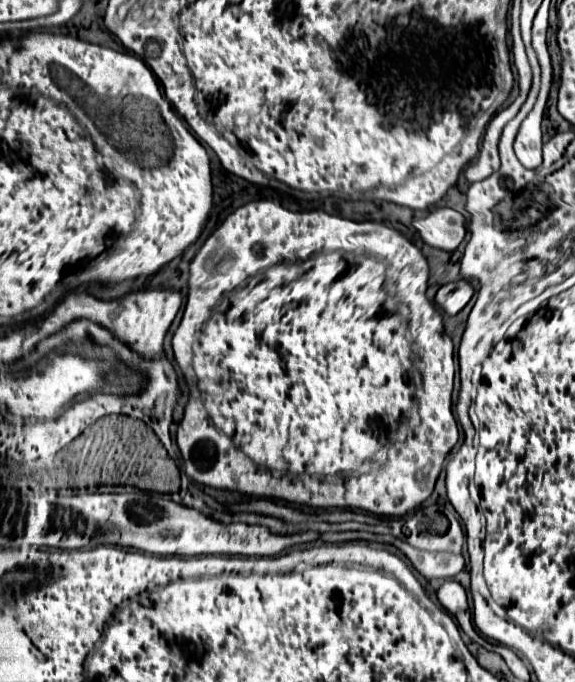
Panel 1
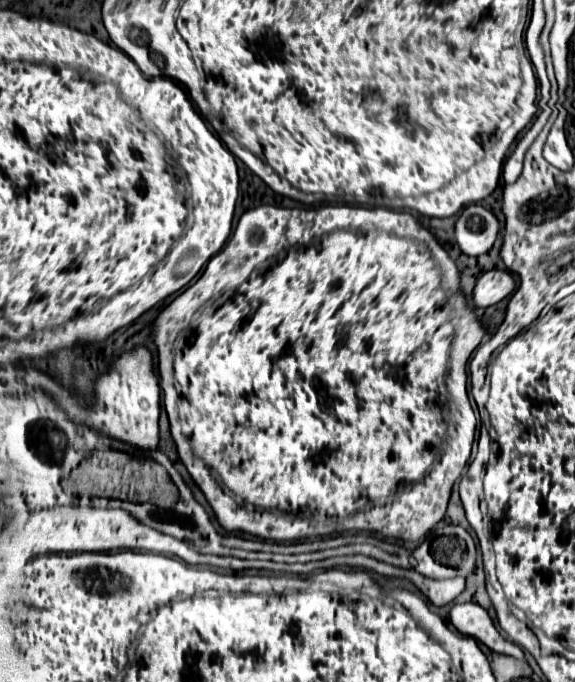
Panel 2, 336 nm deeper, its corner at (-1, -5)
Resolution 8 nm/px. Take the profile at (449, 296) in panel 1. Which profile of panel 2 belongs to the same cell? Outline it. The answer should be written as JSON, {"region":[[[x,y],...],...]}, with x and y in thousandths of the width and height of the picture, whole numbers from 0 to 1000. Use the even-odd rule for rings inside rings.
{"region":[[[852,396],[845,399],[824,422],[824,446],[835,452],[866,446],[887,434],[897,422],[897,413],[883,396]]]}

